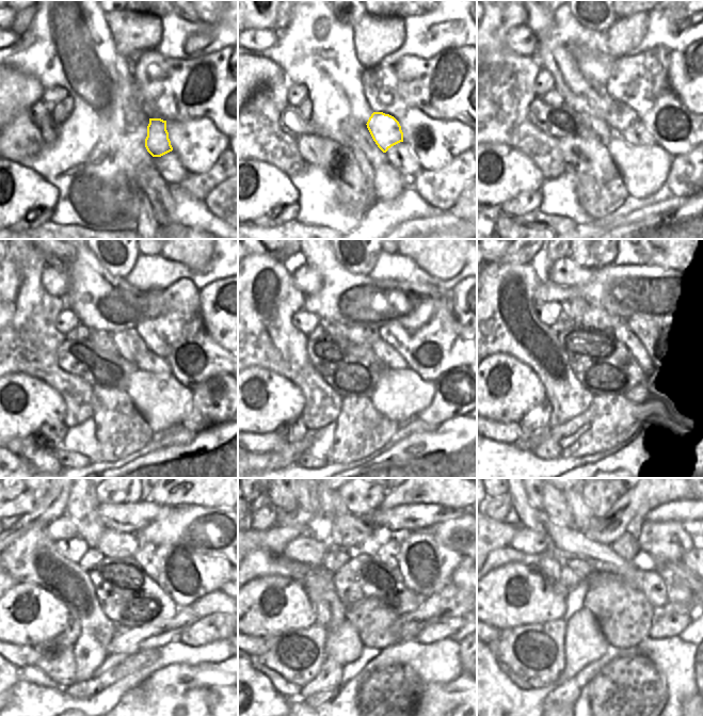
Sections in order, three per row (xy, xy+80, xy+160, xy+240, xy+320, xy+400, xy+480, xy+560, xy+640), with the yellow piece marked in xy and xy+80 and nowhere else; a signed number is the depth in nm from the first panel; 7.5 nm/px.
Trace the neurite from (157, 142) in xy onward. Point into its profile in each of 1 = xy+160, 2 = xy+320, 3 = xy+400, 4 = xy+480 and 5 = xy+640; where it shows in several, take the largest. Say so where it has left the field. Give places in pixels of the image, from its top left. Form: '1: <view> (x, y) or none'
1: xy+160 (619, 116)
2: xy+320 (366, 336)
3: xy+400 (595, 316)
4: xy+480 (111, 544)
5: xy+640 (581, 516)

